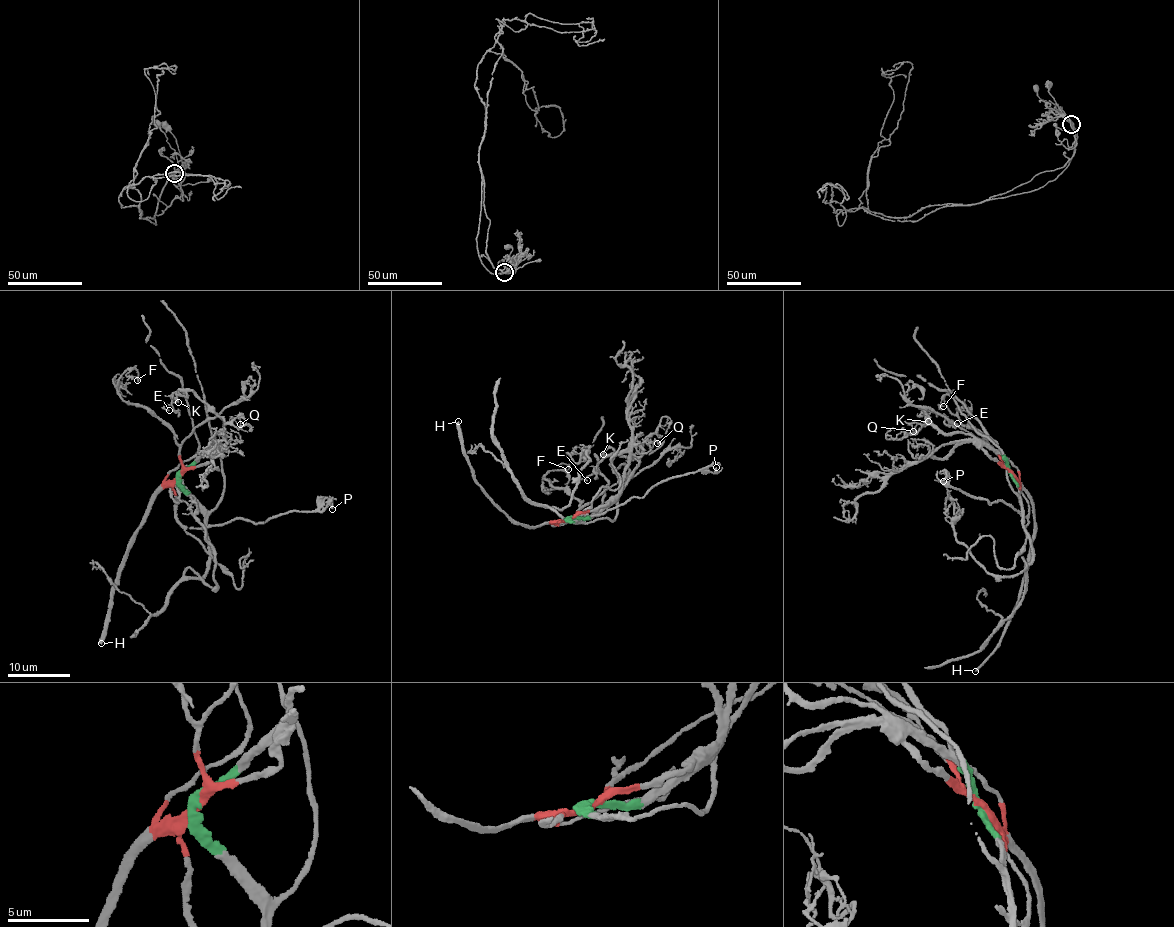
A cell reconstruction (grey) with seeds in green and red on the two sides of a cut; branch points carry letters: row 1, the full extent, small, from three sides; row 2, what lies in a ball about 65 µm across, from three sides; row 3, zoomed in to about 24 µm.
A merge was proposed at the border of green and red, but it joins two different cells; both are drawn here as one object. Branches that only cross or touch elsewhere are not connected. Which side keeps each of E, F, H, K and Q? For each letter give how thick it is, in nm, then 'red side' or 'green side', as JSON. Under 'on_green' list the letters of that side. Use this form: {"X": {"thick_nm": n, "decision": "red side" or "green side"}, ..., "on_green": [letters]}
{"E": {"thick_nm": 120, "decision": "green side"}, "F": {"thick_nm": 150, "decision": "red side"}, "H": {"thick_nm": 280, "decision": "red side"}, "K": {"thick_nm": 240, "decision": "green side"}, "Q": {"thick_nm": 120, "decision": "green side"}, "on_green": ["E", "K", "Q"]}

